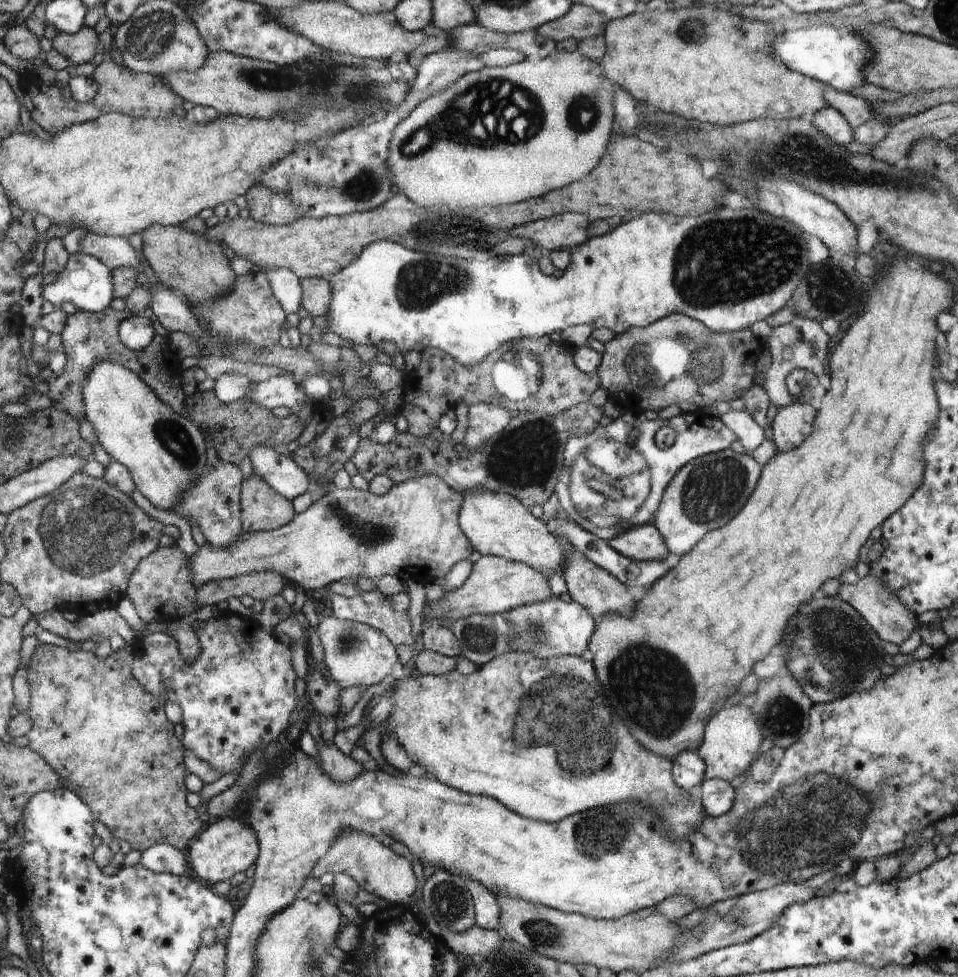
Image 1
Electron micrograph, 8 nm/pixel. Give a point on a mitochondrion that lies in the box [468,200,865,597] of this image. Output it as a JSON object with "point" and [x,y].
{"point":[721,262]}

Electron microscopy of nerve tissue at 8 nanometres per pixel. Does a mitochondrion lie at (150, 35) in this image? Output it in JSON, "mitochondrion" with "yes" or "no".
{"mitochondrion":"yes"}

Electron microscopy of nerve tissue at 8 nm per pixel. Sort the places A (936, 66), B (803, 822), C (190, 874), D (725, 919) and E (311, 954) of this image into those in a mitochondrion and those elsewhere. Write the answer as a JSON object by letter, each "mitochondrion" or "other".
{"A":"other","B":"mitochondrion","C":"other","D":"mitochondrion","E":"mitochondrion"}

